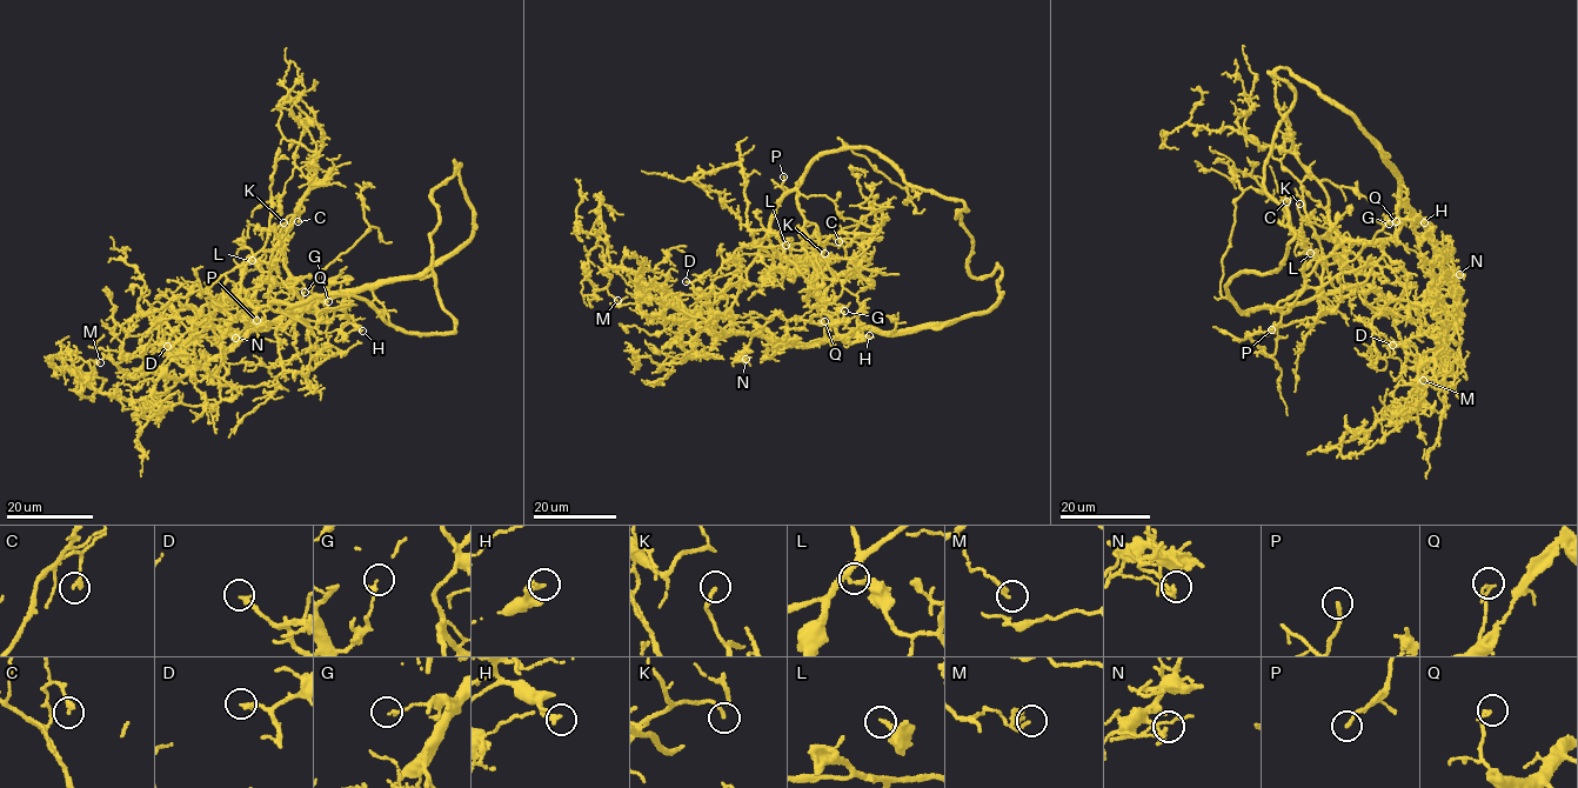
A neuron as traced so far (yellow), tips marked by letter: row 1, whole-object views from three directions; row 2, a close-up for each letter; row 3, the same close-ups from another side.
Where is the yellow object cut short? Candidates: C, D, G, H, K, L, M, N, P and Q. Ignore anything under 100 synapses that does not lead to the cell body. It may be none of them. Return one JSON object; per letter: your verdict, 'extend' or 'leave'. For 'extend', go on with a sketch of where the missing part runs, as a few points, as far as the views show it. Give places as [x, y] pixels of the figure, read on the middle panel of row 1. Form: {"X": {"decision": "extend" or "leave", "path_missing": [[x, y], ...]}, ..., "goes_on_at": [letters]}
{"C": {"decision": "leave"}, "D": {"decision": "leave"}, "G": {"decision": "leave"}, "H": {"decision": "leave"}, "K": {"decision": "leave"}, "L": {"decision": "leave"}, "M": {"decision": "leave"}, "N": {"decision": "leave"}, "P": {"decision": "leave"}, "Q": {"decision": "leave"}, "goes_on_at": []}

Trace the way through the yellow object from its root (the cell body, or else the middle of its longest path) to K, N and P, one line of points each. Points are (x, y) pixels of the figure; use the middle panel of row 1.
K: (831, 339), (836, 334), (835, 325), (824, 309), (816, 269), (802, 242), (810, 239), (813, 251), (824, 253)
N: (831, 339), (789, 346), (754, 335), (739, 361), (746, 359)
P: (831, 339), (835, 325), (813, 286), (821, 272), (816, 249), (803, 229), (796, 191), (782, 187), (783, 177)

